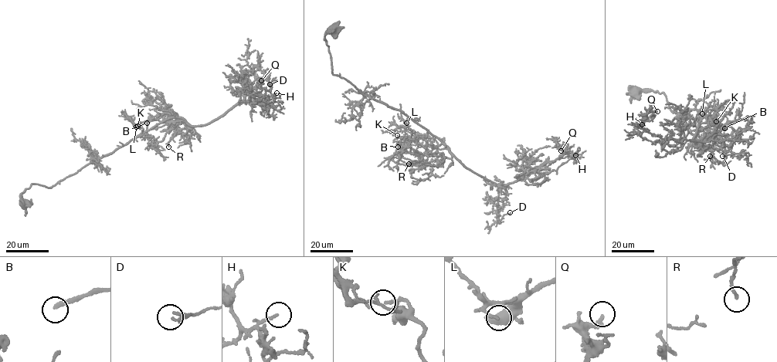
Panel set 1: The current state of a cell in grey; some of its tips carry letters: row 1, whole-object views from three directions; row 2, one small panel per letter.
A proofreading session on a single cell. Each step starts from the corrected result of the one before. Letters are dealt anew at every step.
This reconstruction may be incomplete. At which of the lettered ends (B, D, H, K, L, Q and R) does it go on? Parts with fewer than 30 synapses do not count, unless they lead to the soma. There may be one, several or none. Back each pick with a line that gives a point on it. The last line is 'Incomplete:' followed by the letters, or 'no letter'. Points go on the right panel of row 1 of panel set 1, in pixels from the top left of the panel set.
B: (724, 128)
H: (642, 124)
Incomplete: B, H

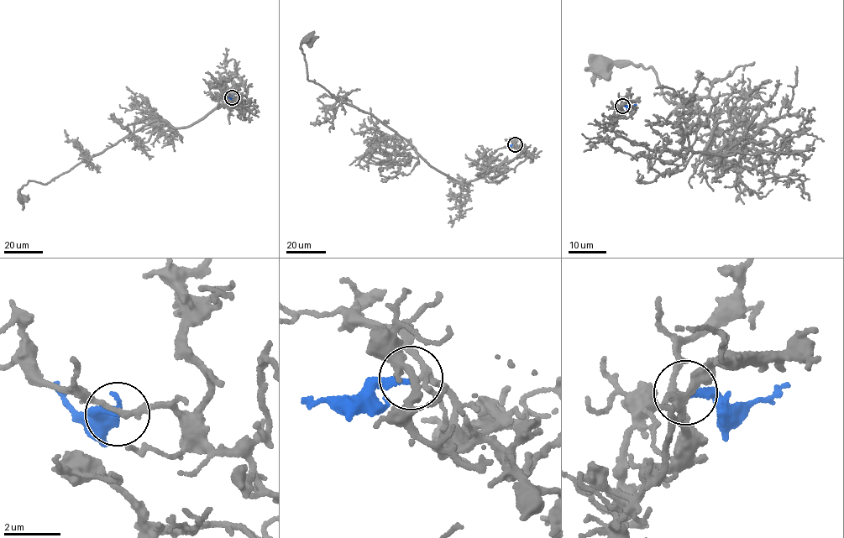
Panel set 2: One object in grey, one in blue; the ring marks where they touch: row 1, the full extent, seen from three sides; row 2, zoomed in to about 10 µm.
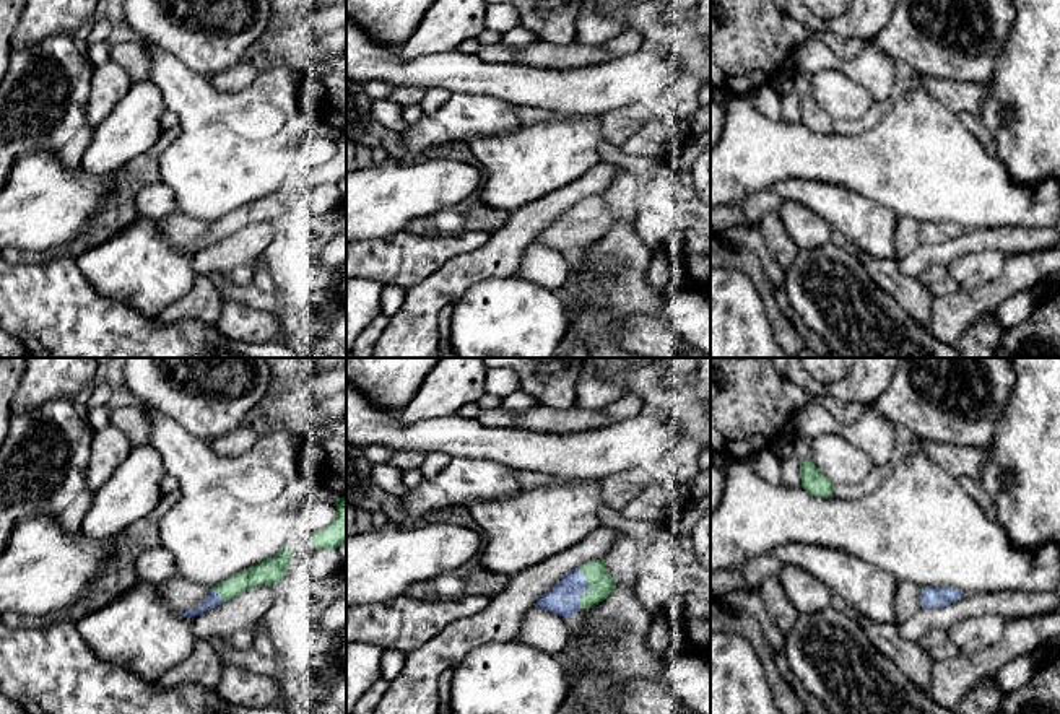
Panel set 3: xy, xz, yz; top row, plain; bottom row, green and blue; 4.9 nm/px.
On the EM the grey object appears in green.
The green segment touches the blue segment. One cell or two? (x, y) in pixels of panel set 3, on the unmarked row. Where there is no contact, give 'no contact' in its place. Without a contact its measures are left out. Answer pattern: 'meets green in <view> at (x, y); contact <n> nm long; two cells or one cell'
meets green in xz at (589, 223); contact 200 nm long; one cell

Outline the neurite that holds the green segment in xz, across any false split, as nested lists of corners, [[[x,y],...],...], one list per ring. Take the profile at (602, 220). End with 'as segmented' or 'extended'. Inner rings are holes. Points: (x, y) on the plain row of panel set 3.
[[[605,197],[585,198],[567,208],[535,237],[537,242],[571,254],[580,244],[592,244],[616,224],[616,216],[606,208]]]; extended

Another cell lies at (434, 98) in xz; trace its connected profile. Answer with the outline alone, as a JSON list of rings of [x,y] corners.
[[[428,88],[421,107],[424,114],[436,114],[452,93],[445,88]]]

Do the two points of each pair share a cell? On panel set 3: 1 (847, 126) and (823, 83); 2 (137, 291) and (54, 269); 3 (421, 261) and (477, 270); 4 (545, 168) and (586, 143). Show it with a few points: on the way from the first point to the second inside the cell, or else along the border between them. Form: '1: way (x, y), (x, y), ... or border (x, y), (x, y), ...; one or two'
1: border (873, 100), (872, 106), (860, 117), (834, 121); two
2: border (73, 259), (78, 270), (101, 293), (117, 300); two
3: border (478, 249), (452, 256), (412, 287); two
4: way (555, 158), (566, 147), (576, 143); one

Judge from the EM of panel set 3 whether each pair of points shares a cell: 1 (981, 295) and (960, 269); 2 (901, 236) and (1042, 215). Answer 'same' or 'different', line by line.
1: different
2: different

